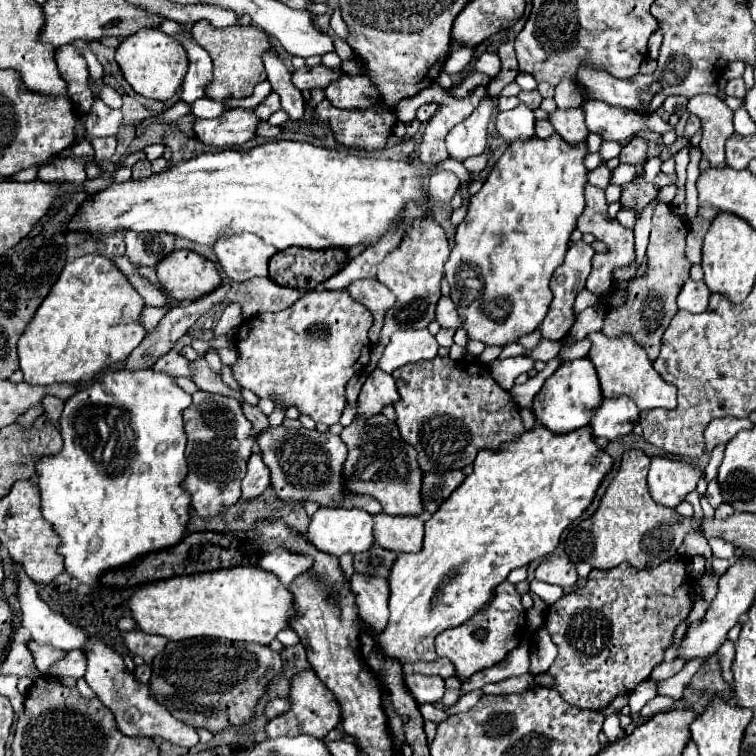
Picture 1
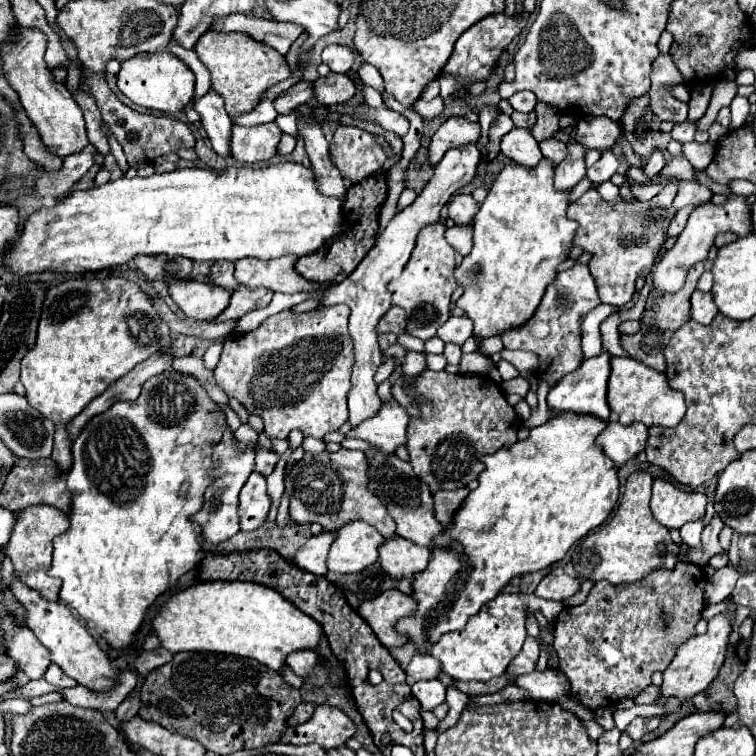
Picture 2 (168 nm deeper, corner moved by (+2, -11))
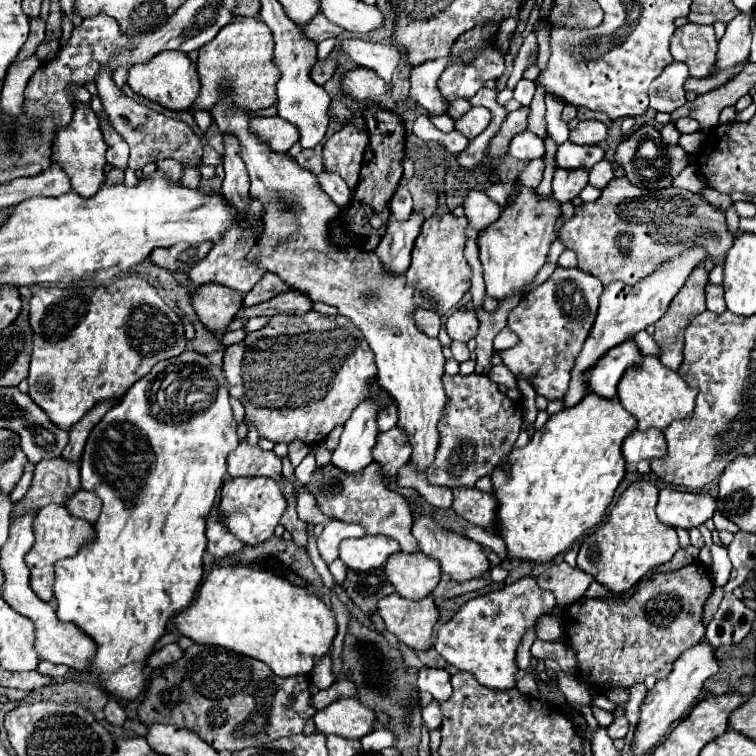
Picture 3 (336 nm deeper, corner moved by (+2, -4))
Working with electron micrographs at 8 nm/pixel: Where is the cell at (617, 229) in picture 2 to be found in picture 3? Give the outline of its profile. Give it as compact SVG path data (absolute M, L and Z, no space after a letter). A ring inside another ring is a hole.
M614 178L596 202L586 202L576 208L574 218L564 222L560 240L576 252L576 268L596 276L604 286L612 280L622 280L632 286L656 272L664 260L694 246L704 248L706 258L722 264L736 236L728 230L724 212L694 192L680 188L654 192L634 186L628 178Z

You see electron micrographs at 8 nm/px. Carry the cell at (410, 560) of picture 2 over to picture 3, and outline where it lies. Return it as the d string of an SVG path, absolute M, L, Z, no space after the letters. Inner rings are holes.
M400 552L390 556L384 572L392 582L394 590L408 600L422 600L430 596L442 576L440 564L422 552Z

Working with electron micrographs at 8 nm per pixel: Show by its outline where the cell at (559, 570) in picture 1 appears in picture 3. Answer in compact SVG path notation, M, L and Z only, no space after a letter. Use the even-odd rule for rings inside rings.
M566 562L552 564L538 576L540 588L554 592L556 604L560 604L560 608L568 608L580 600L592 582L592 576L576 566L568 566Z

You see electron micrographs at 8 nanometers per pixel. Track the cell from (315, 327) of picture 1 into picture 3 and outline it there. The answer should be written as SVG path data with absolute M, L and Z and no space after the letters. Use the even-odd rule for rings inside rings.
M308 312L304 316L282 316L282 314L276 314L272 316L270 324L258 332L252 332L246 336L246 340L238 342L238 344L232 344L226 348L224 352L224 372L226 372L226 380L230 384L230 396L238 398L244 408L246 408L246 418L244 418L244 424L254 424L258 428L258 434L260 438L266 438L266 440L272 440L272 442L284 442L284 444L290 444L294 440L302 440L304 444L312 446L312 444L320 444L332 430L334 426L342 426L352 410L362 404L364 400L376 400L378 398L378 412L388 408L392 404L392 398L388 394L382 394L382 388L376 384L376 364L374 364L374 356L372 356L372 350L368 348L368 342L364 340L362 332L344 316L324 316L324 314L318 314L318 312Z

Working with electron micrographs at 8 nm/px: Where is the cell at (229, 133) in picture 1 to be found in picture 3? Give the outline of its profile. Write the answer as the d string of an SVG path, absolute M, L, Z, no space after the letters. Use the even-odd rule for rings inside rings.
M274 116L274 118L254 118L252 130L256 132L256 136L260 140L268 142L276 152L288 152L300 140L298 128L292 122L282 120L278 116Z

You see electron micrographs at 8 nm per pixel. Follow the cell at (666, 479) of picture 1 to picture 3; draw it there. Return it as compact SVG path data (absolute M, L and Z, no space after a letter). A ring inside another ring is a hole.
M672 488L660 490L656 514L658 520L674 528L696 528L712 518L716 502L710 494L702 492L678 492Z

